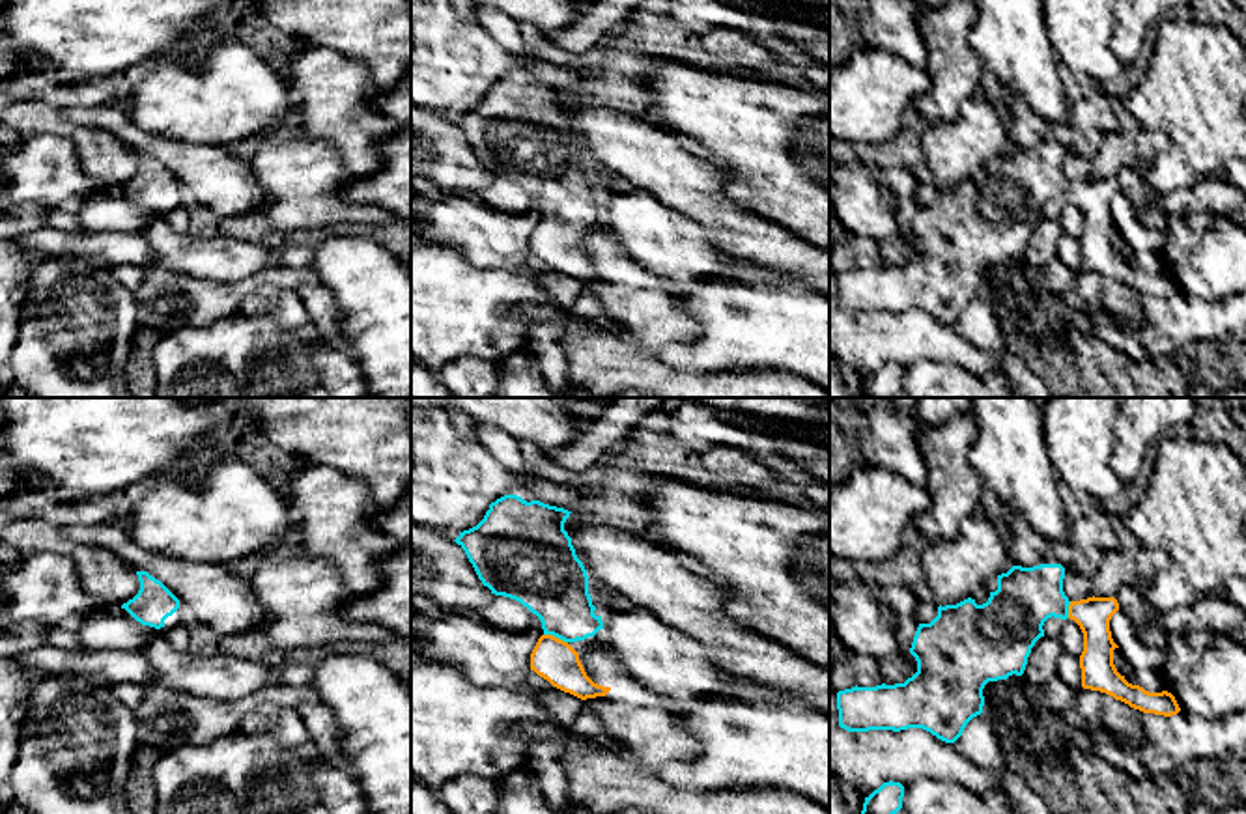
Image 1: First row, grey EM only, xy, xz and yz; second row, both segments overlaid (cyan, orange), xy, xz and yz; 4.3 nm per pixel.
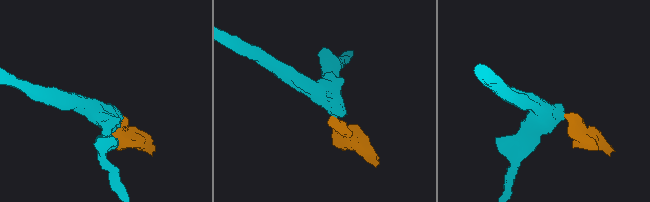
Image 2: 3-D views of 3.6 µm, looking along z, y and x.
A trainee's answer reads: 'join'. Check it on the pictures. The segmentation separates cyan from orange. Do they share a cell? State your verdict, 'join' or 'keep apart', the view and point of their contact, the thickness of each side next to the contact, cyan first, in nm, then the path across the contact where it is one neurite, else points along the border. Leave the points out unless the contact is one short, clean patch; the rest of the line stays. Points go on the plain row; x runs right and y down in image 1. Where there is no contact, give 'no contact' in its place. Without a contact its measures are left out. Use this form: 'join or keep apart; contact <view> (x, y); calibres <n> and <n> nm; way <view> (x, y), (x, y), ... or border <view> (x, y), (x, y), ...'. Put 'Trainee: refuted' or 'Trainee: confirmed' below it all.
join; contact xz (555, 217); calibres 300 and 180 nm; way xz (548, 161), (555, 172), (555, 217), (553, 241)
Trainee: confirmed

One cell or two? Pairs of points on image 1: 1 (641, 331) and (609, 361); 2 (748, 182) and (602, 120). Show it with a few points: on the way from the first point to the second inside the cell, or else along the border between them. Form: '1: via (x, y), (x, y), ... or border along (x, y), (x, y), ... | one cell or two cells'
1: border along (621, 333), (634, 346), (656, 353) | two cells
2: border along (718, 167), (725, 178), (725, 193), (746, 208) | two cells

